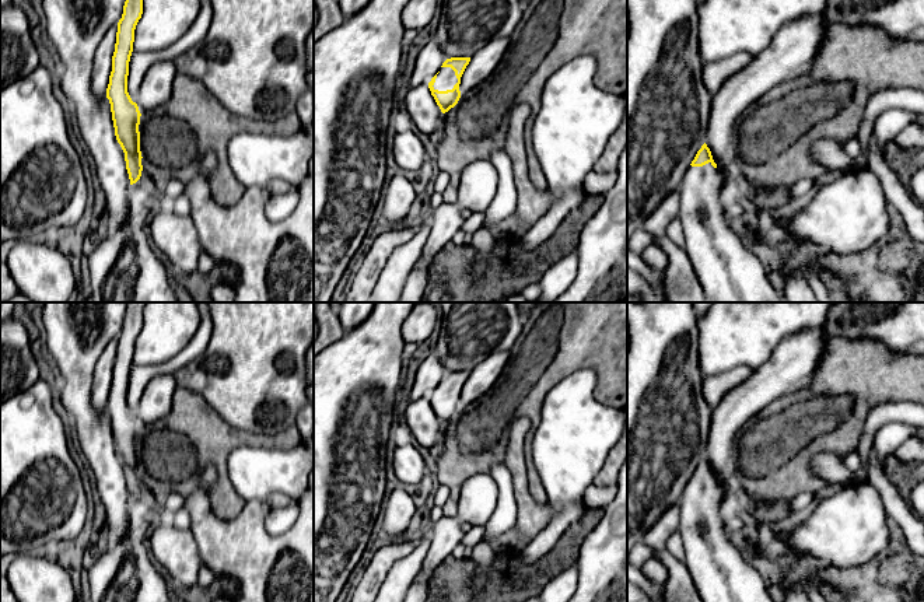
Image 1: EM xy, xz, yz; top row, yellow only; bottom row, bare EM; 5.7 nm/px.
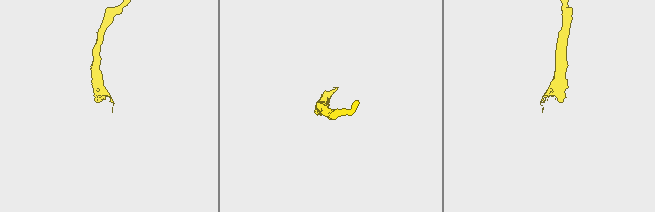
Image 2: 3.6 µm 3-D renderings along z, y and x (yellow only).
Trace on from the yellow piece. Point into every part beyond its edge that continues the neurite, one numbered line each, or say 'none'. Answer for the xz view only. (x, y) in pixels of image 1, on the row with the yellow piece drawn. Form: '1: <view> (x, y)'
1: xz (445, 79)

